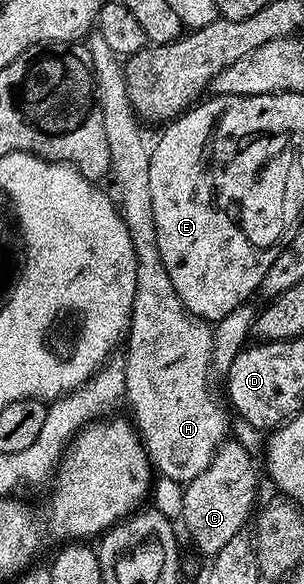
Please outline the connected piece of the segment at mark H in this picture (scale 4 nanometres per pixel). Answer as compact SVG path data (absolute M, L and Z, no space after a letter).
M92 32L87 35L86 45L90 56L92 57L92 67L96 73L96 94L98 95L98 105L102 108L102 125L106 127L106 148L110 148L110 160L112 161L111 177L116 177L116 190L120 193L118 197L118 209L123 217L124 223L128 226L128 231L132 237L134 244L134 252L136 253L136 296L132 305L132 320L128 323L128 332L126 335L126 343L128 342L128 350L124 354L124 371L126 372L126 380L124 381L124 392L126 402L132 405L131 417L134 419L134 425L139 433L141 440L144 442L144 449L148 452L148 459L157 471L160 470L172 482L180 482L179 484L187 484L190 480L194 480L194 476L198 476L212 462L213 456L217 450L224 445L228 434L228 414L229 411L223 410L220 407L218 399L212 395L212 386L208 383L208 376L213 373L211 364L212 336L213 327L205 322L202 318L195 318L187 308L182 304L182 300L174 292L174 286L170 284L170 276L168 270L162 264L162 256L158 248L158 236L156 235L156 225L154 224L154 208L150 204L150 146L149 143L144 143L144 134L140 131L138 116L132 108L132 101L128 96L128 85L123 78L123 67L121 59L114 53L110 52L110 48L106 45L106 40L102 40L99 32Z

